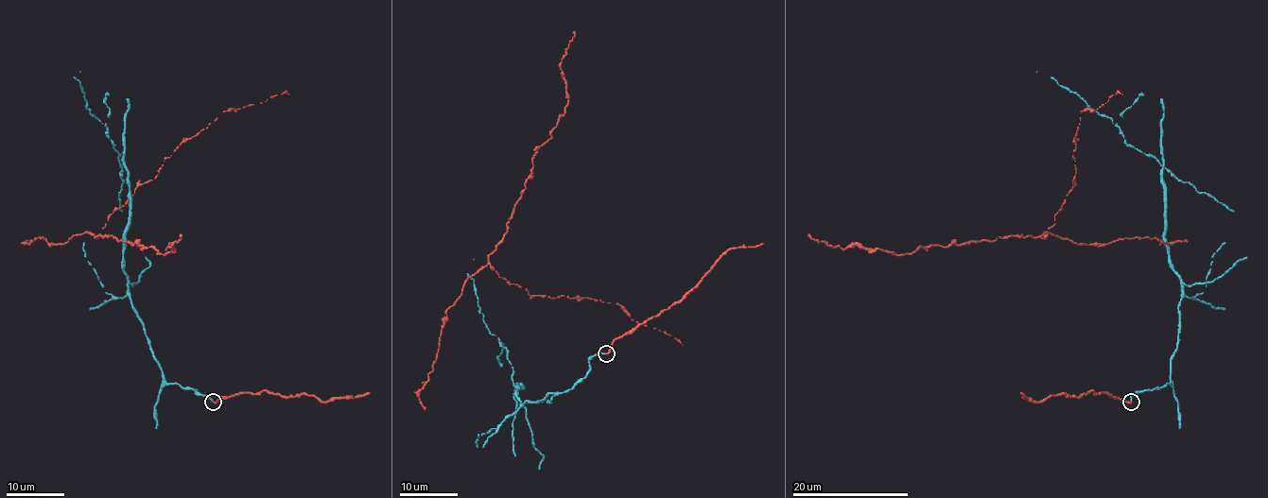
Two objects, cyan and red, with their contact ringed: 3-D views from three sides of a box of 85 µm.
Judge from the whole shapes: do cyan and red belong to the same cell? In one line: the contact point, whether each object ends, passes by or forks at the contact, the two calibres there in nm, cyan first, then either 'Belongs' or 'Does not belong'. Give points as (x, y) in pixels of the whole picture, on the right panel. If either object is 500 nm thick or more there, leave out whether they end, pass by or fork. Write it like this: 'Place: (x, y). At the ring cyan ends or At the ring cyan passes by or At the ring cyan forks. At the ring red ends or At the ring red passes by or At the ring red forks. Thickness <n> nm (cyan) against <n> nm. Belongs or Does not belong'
Place: (1131, 402). At the ring cyan ends. At the ring red ends. Thickness 190 nm (cyan) against 280 nm. Belongs

